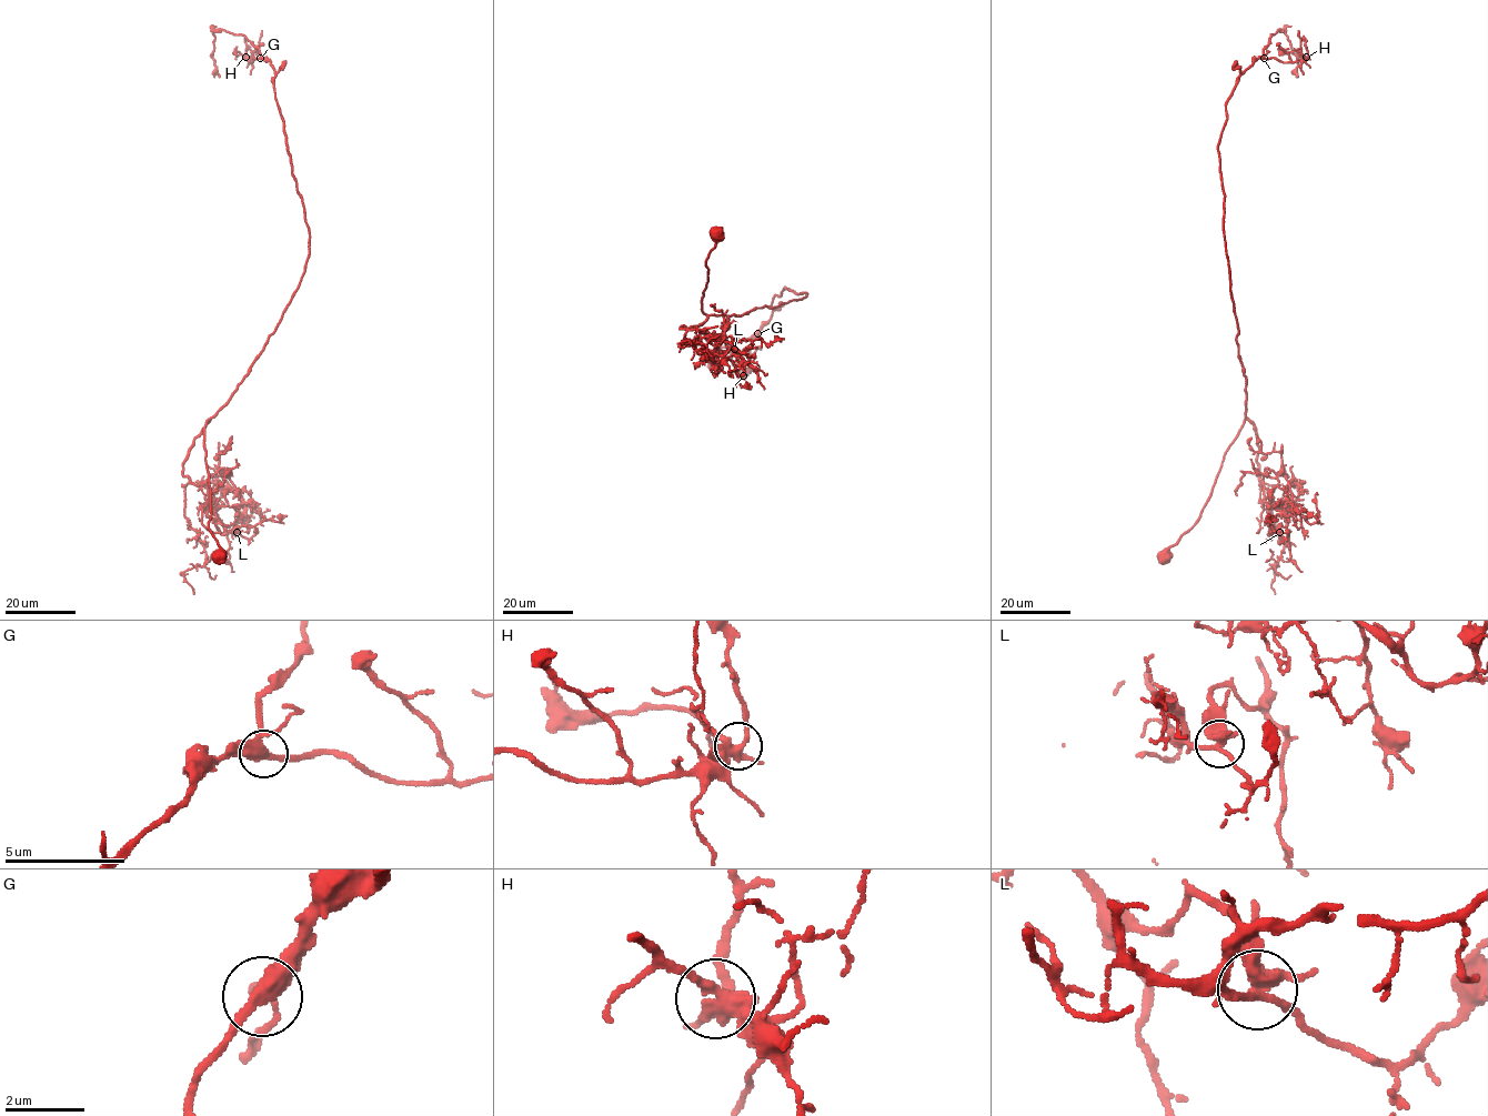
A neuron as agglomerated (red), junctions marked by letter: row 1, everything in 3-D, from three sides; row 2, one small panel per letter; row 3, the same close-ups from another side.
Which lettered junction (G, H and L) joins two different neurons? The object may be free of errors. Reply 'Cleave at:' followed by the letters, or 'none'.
Cleave at: L

